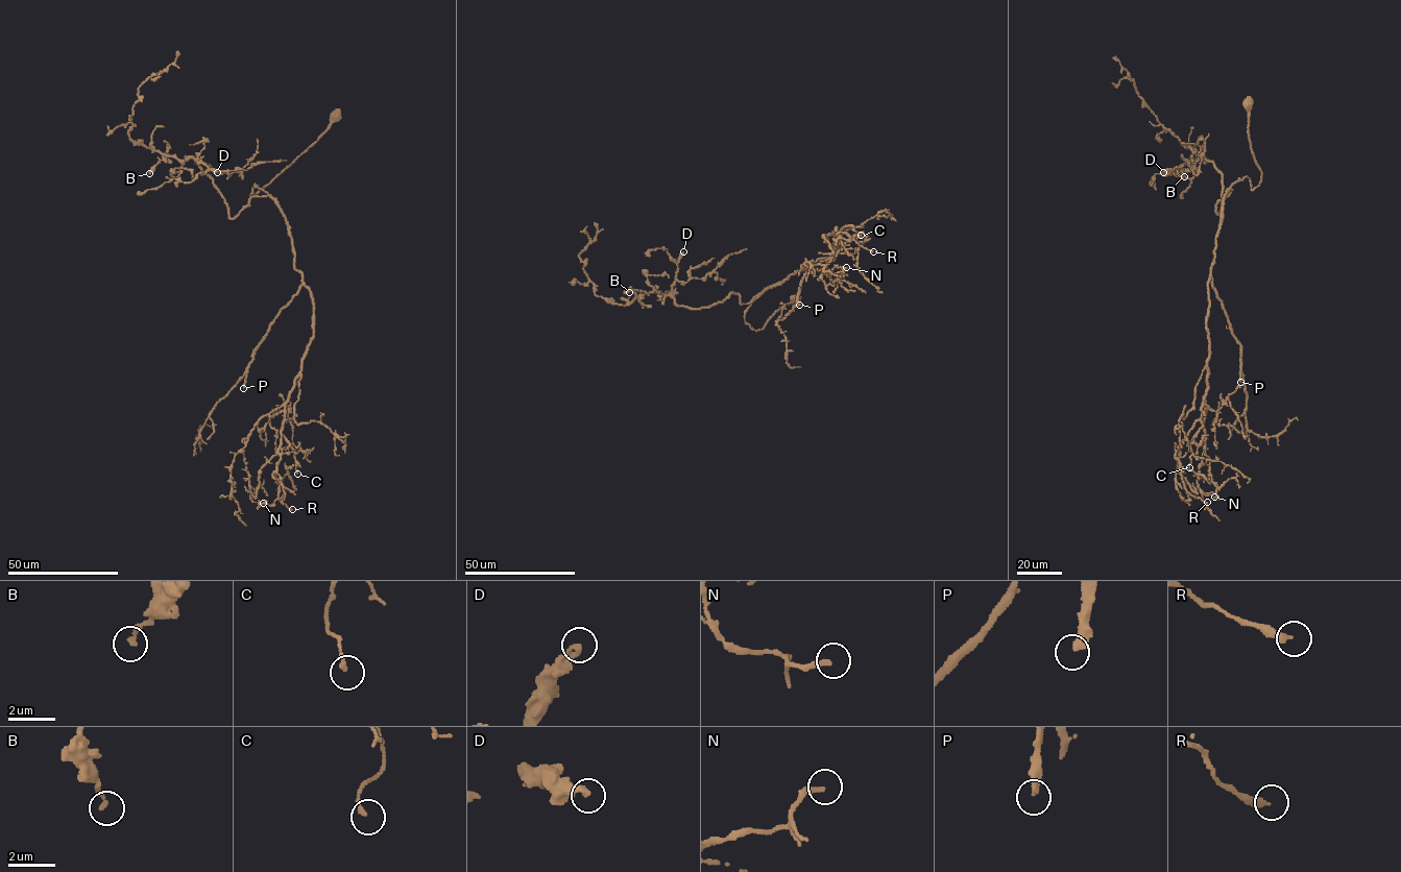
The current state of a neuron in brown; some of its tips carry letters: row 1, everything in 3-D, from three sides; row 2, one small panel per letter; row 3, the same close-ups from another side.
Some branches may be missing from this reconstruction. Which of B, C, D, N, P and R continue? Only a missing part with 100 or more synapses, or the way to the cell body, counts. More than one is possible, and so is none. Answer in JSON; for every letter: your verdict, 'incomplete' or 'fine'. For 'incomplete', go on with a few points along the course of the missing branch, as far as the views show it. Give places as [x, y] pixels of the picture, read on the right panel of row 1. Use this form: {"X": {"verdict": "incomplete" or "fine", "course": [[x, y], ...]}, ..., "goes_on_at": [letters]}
{"B": {"verdict": "fine"}, "C": {"verdict": "fine"}, "D": {"verdict": "fine"}, "N": {"verdict": "fine"}, "P": {"verdict": "incomplete", "course": [[1240, 382], [1236, 385], [1237, 398], [1228, 413], [1234, 418], [1256, 417], [1264, 432], [1280, 441], [1282, 439]]}, "R": {"verdict": "fine"}, "goes_on_at": ["P"]}

